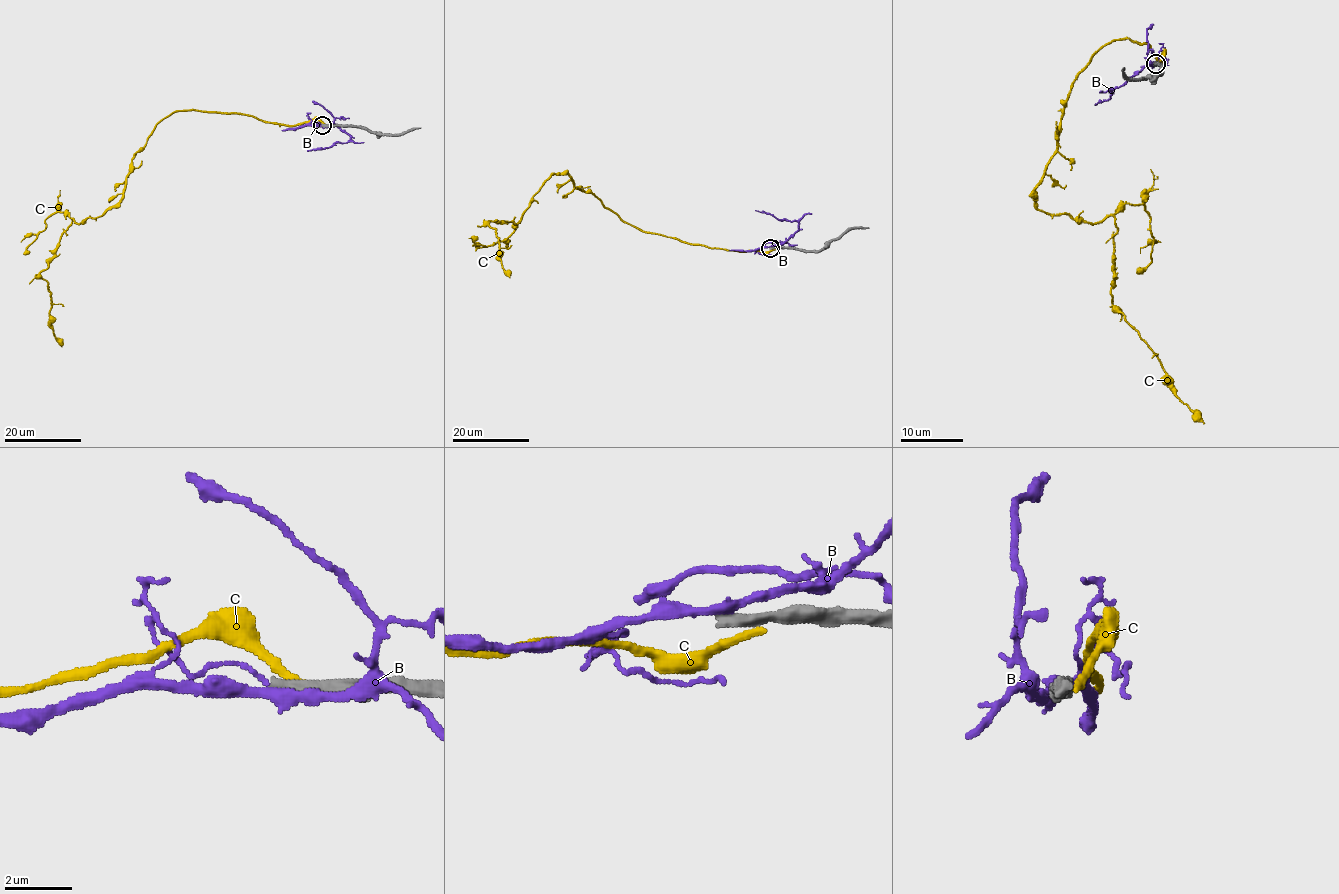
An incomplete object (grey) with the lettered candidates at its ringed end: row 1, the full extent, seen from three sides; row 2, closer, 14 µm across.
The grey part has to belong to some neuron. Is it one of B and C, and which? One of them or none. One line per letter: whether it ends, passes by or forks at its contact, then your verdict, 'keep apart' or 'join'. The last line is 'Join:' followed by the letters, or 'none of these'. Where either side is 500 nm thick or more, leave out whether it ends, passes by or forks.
B: it passes by | keep apart
C: keep apart
Join: none of these

